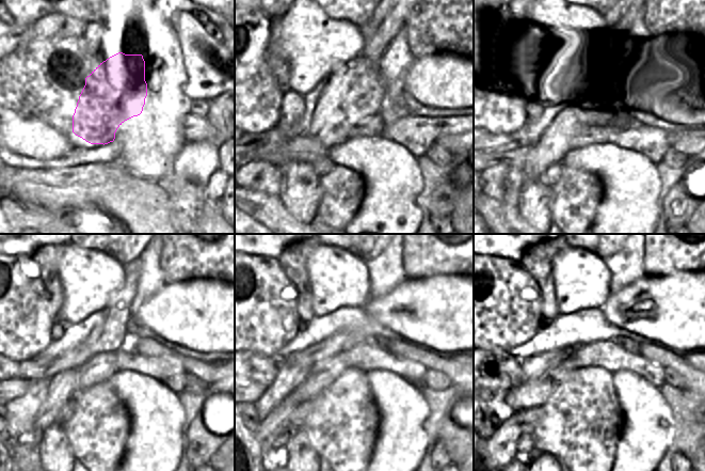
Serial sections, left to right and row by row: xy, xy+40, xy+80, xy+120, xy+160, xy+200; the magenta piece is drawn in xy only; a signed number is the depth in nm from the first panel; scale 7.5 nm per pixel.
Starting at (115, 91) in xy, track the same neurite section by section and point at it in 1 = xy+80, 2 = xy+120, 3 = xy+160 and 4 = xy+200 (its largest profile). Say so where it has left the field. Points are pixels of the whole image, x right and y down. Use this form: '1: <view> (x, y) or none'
1: xy+80 (570, 115)
2: xy+120 (63, 387)
3: xy+160 (276, 422)
4: xy+200 (501, 449)

